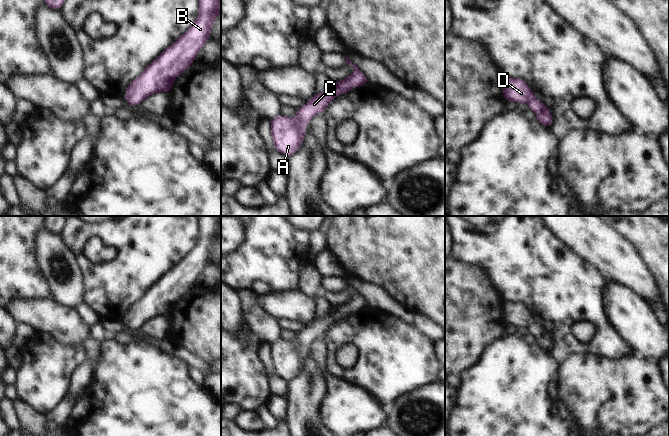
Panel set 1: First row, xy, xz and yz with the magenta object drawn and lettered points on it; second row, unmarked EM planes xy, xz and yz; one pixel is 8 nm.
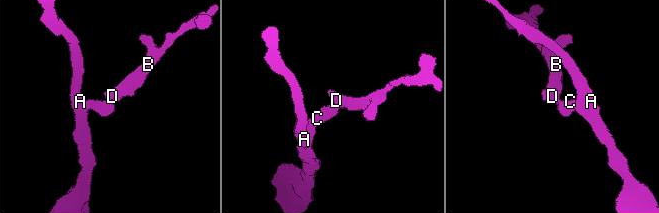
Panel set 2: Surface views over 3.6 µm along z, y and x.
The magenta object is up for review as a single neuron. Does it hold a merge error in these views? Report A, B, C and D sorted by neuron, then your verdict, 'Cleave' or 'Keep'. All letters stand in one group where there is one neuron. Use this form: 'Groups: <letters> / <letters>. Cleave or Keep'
Groups: A B C D. Keep.

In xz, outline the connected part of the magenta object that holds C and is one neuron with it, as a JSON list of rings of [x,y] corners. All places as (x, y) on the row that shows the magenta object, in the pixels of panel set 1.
[[[346,56],[346,62],[356,69],[351,76],[331,83],[327,90],[319,95],[313,95],[303,107],[297,108],[298,113],[294,119],[279,114],[270,120],[271,135],[276,151],[287,158],[295,154],[304,141],[306,125],[315,114],[324,112],[329,102],[336,96],[348,93],[357,86],[368,86],[365,74],[349,60],[348,56]]]

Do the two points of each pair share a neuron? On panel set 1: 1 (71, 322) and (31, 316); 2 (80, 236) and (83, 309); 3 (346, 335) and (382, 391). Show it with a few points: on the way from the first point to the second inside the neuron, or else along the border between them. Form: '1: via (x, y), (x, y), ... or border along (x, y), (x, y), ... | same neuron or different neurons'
1: via (61, 322), (49, 316), (41, 316) | same neuron
2: border along (83, 301), (99, 319) | different neurons
3: via (361, 344), (382, 365), (382, 376) | same neuron

